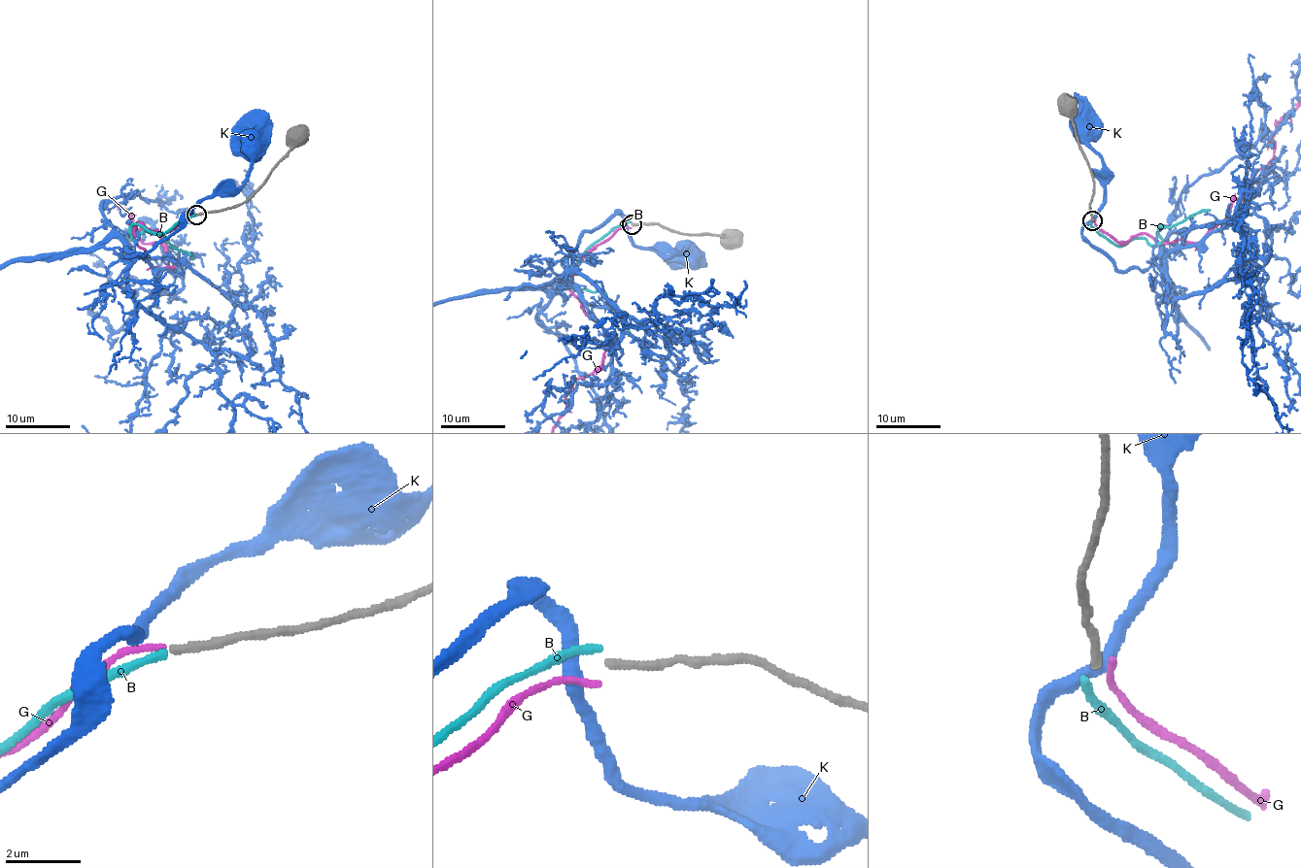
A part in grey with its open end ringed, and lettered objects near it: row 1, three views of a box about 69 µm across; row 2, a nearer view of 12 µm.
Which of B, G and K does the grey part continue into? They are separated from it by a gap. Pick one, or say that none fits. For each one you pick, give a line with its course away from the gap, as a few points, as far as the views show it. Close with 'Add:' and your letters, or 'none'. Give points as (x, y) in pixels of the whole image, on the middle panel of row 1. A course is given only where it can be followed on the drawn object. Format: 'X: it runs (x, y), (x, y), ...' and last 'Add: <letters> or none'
Add: none

